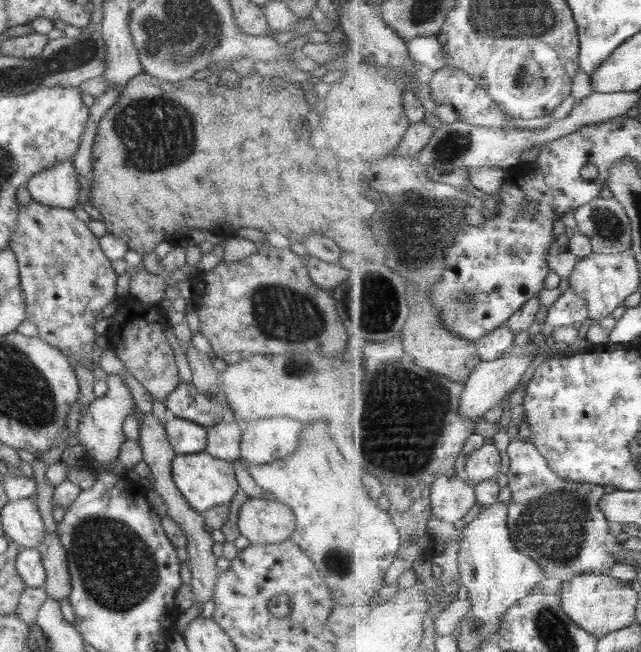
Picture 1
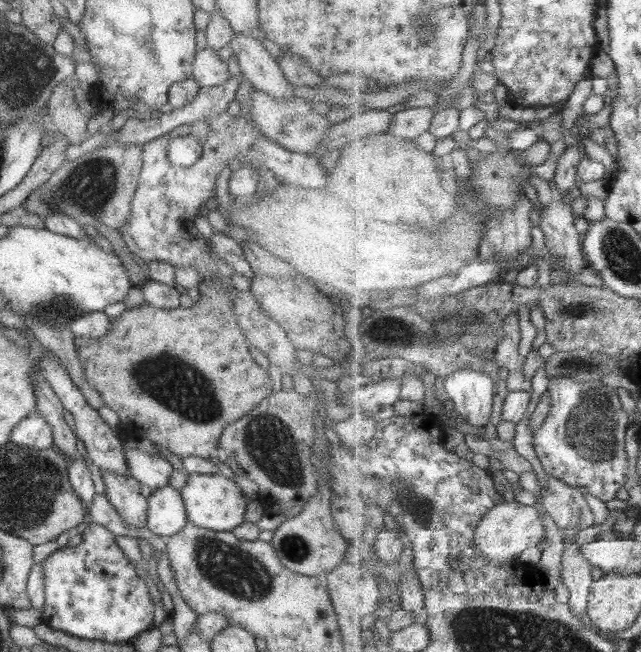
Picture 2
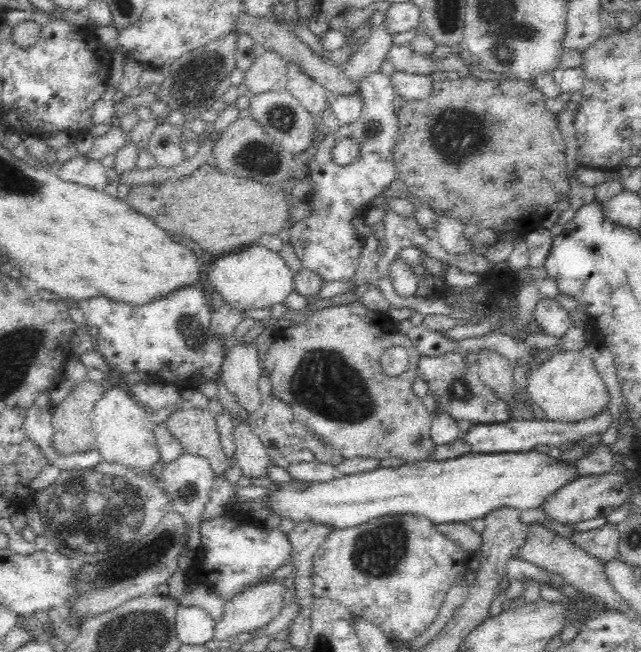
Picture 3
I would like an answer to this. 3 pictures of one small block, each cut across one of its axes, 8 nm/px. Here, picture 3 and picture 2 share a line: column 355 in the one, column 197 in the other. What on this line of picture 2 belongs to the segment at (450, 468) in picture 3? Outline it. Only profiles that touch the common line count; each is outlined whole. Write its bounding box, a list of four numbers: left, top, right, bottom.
[179,471,246,532]

